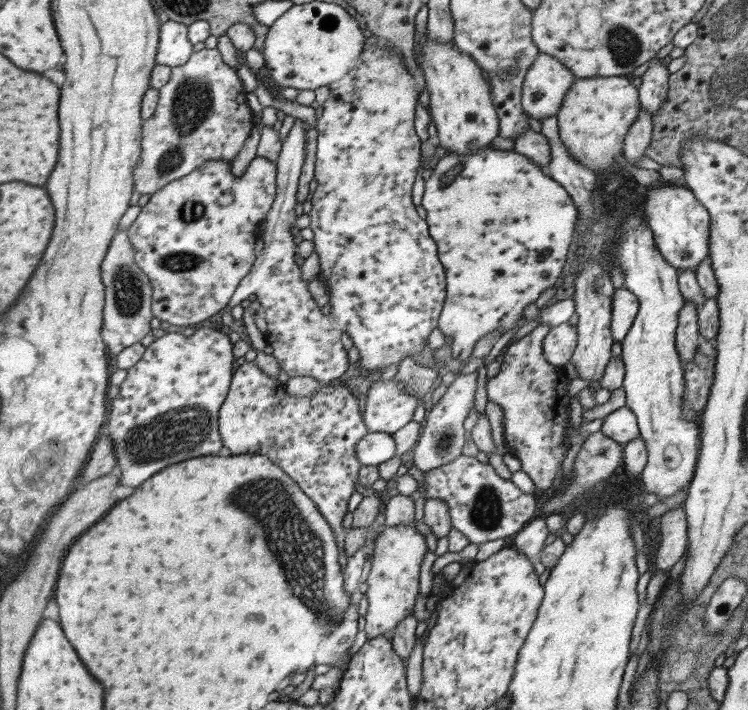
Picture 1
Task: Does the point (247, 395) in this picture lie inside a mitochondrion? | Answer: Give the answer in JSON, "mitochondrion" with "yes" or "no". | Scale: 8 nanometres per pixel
{"mitochondrion":"no"}

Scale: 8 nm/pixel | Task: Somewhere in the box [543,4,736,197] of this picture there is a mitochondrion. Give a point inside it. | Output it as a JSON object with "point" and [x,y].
{"point":[625,45]}

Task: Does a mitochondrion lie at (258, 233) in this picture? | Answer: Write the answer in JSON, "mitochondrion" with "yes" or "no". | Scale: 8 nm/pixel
{"mitochondrion":"no"}

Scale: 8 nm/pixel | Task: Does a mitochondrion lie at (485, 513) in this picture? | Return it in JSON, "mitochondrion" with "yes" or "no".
{"mitochondrion":"yes"}

